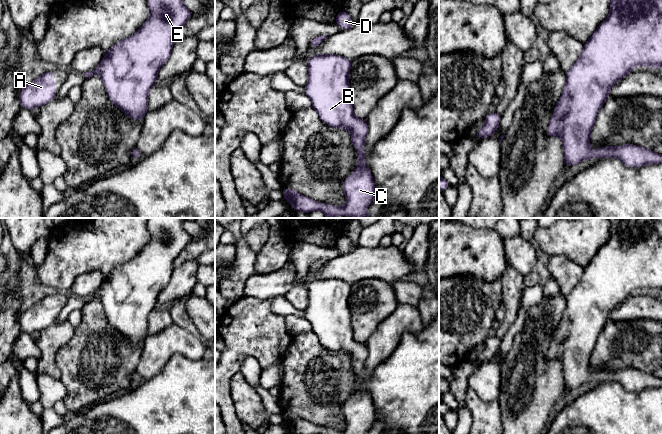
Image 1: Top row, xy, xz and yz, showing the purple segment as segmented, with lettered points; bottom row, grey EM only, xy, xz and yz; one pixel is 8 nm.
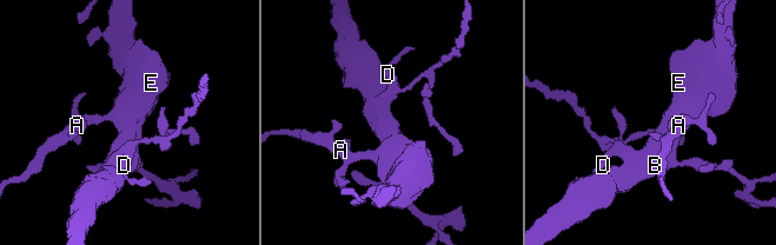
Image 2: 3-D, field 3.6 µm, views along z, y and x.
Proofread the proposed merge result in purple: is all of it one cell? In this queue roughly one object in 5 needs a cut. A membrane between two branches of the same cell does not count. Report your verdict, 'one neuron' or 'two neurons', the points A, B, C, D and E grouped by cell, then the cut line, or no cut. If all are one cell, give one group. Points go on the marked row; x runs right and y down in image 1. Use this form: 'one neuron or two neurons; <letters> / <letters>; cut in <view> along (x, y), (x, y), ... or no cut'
one neuron; A B C D E; no cut

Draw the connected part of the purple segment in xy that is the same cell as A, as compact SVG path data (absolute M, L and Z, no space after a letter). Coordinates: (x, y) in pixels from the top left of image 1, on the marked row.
M50 70L19 91L21 108L41 107L55 99L54 70Z

